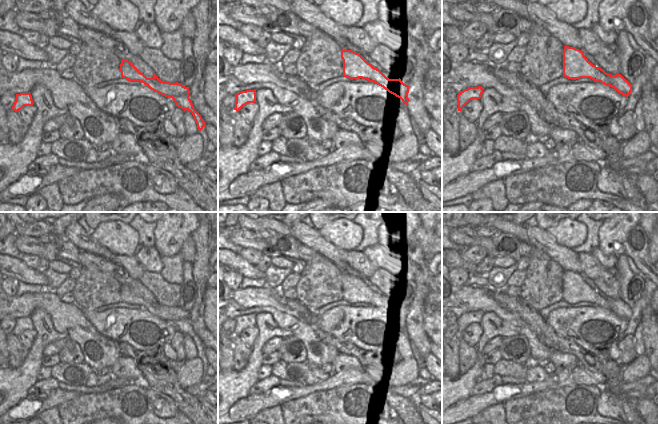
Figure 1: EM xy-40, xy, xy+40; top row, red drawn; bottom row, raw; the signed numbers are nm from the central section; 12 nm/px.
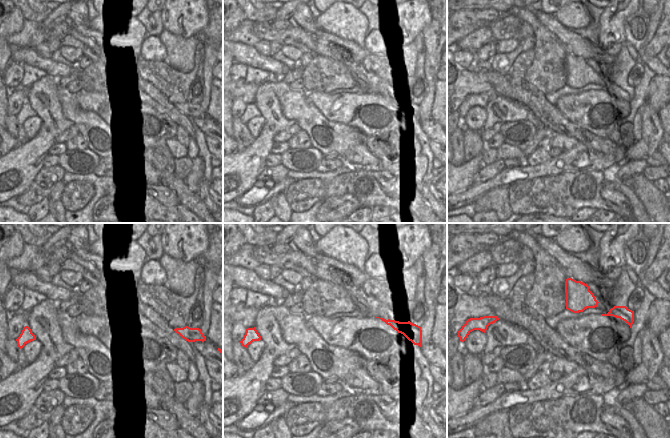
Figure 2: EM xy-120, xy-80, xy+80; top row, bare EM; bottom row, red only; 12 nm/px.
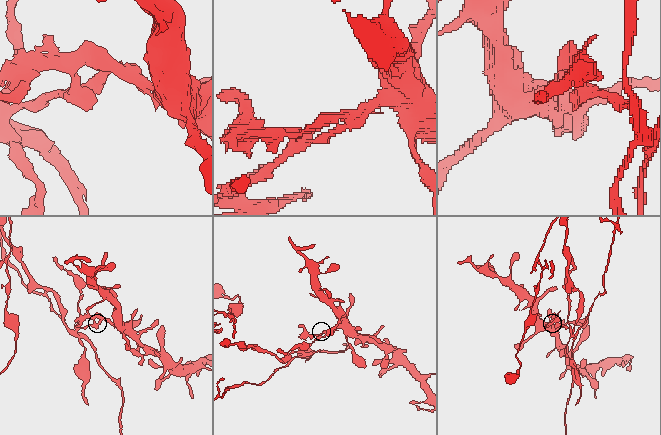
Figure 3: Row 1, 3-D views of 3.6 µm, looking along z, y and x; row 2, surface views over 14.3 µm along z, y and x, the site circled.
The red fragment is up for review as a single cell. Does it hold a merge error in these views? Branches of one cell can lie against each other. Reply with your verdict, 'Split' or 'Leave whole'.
Split

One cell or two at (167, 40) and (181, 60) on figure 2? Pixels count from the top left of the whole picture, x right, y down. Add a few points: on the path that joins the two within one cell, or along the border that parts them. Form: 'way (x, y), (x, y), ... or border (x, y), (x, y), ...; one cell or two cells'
way (172, 45), (180, 55); one cell

